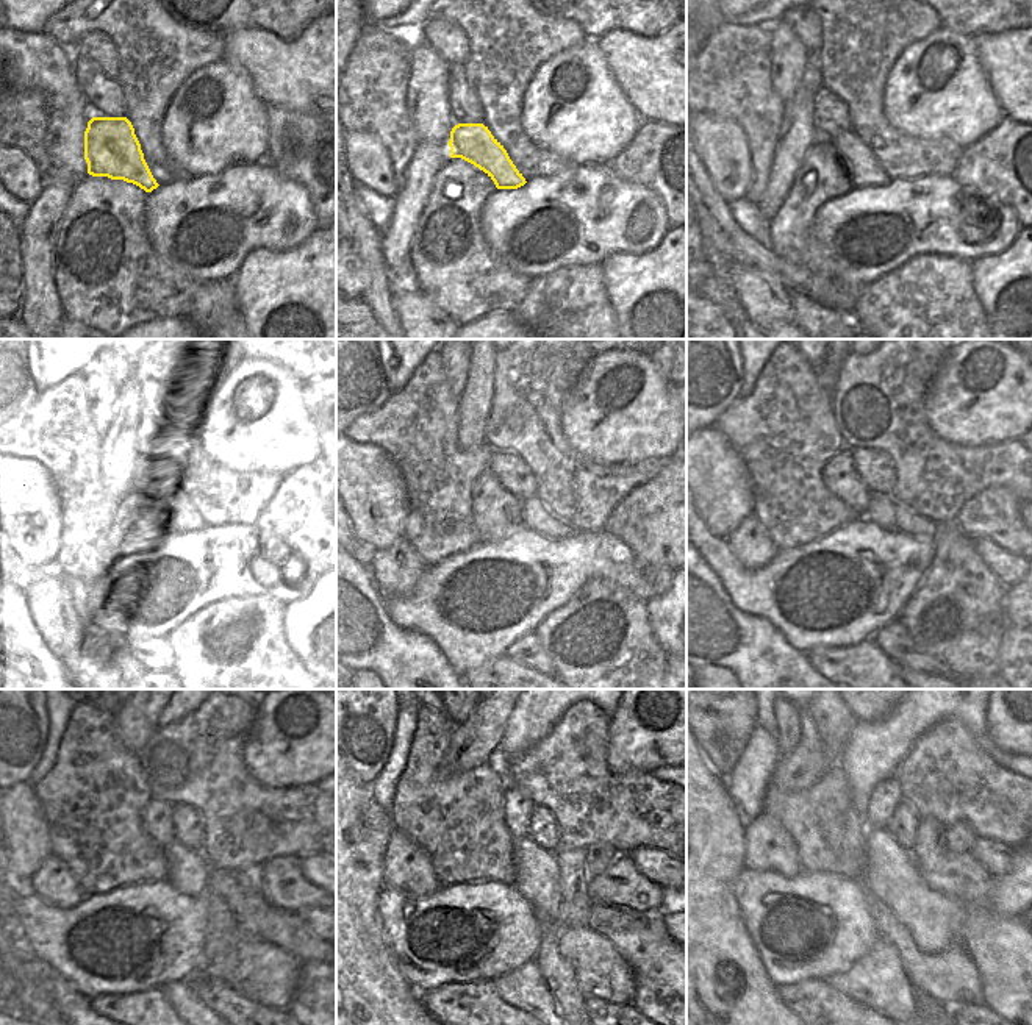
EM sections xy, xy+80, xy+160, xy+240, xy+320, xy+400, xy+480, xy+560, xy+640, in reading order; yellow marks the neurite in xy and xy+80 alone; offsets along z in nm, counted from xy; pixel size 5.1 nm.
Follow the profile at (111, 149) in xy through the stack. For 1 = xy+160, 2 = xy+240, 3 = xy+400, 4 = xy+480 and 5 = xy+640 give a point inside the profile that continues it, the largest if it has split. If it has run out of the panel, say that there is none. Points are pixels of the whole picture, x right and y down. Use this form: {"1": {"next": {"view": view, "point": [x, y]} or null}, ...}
{"1": {"next": {"view": "xy+160", "point": [859, 163]}}, "2": {"next": {"view": "xy+240", "point": [174, 519]}}, "3": {"next": {"view": "xy+400", "point": [906, 521]}}, "4": {"next": {"view": "xy+480", "point": [257, 917]}}, "5": {"next": {"view": "xy+640", "point": [982, 928]}}}

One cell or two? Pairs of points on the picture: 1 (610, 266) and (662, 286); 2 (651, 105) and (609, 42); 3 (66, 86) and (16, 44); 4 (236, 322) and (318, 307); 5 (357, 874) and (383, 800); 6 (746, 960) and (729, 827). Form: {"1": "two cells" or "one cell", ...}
{"1": "one cell", "2": "one cell", "3": "one cell", "4": "two cells", "5": "two cells", "6": "one cell"}

